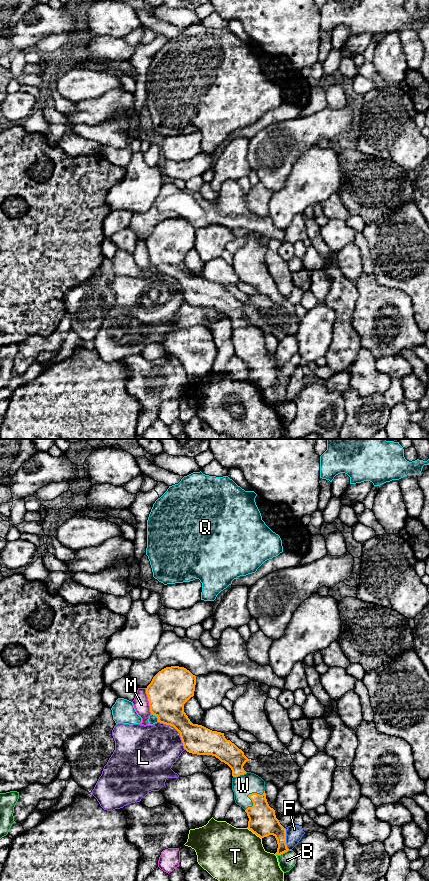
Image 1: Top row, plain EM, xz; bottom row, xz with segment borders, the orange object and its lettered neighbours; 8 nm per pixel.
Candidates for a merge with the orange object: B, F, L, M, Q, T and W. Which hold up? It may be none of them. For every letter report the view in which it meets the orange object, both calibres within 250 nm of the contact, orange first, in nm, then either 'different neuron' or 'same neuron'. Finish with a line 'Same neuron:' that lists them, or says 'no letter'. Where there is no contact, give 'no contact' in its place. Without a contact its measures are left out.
B: meets orange in xz; 160 nm thick on the orange side, 140 nm on the other; different neuron
F: meets orange in xz; 220 nm thick on the orange side, 140 nm on the other; different neuron
L: meets orange in xz; 280 nm thick on the orange side, 400 nm on the other; different neuron
M: meets orange in xz; 320 nm thick on the orange side, 130 nm on the other; different neuron
Q: meets orange in xz; 320 nm thick on the orange side, 70 nm on the other; different neuron
T: meets orange in xz; 220 nm thick on the orange side, 460 nm on the other; different neuron
W: meets orange in xz; 220 nm thick on the orange side, 170 nm on the other; same neuron
Same neuron: W

